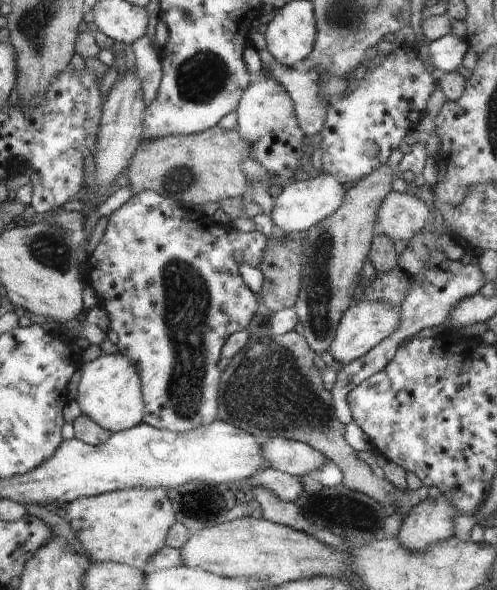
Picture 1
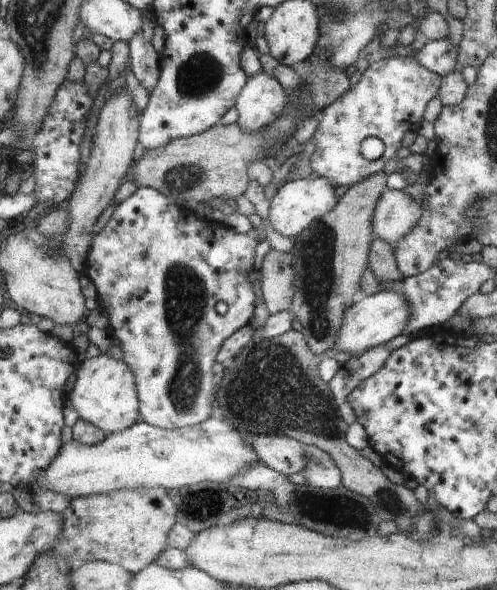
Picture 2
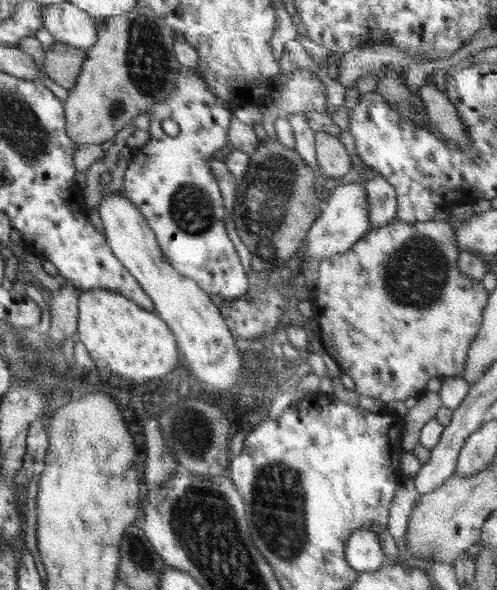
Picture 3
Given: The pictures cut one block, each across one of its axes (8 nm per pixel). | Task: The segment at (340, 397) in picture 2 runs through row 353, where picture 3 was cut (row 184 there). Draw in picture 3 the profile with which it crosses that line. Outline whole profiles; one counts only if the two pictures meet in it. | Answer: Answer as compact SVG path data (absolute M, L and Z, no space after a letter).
M352 166L360 176L366 176L364 182L366 197L368 197L368 217L370 217L371 228L382 228L387 226L396 217L398 210L396 202L396 191L386 179L366 172L359 166Z

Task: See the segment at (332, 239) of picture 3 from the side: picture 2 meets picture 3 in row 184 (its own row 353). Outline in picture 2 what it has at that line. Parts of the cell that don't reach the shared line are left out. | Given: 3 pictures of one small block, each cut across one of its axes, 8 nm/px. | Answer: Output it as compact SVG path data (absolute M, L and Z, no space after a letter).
M381 290L373 295L360 295L345 312L334 349L351 357L359 357L368 349L386 345L392 338L402 335L409 318L409 306L398 290Z

